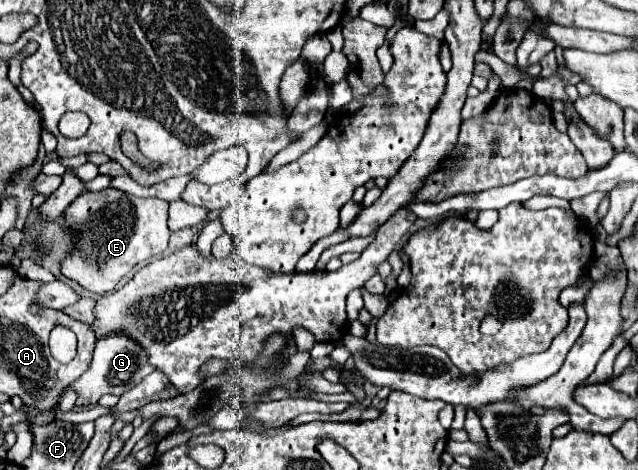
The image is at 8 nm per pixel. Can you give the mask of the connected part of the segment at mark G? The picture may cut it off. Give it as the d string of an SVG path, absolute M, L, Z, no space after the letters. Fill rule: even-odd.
M111 332L97 340L95 354L93 354L89 368L67 388L77 392L77 396L79 396L77 404L97 404L97 400L105 394L123 396L125 392L131 390L131 386L137 386L153 370L155 370L155 366L149 364L149 358L147 358L147 352L143 350L143 346L139 346L125 332Z

